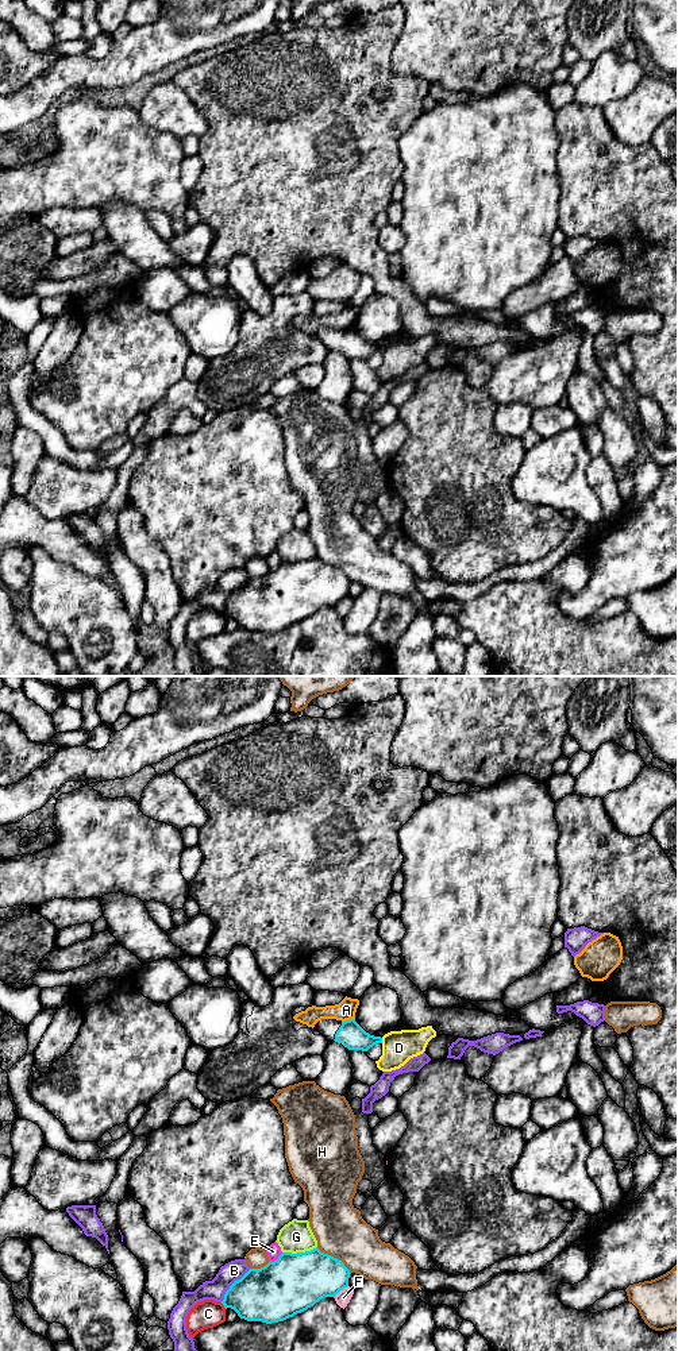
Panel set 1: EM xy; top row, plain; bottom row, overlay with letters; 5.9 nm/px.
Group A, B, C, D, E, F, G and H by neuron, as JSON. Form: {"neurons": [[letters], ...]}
{"neurons": [["A"], ["B"], ["C"], ["D"], ["E"], ["F"], ["G"], ["H"]]}

